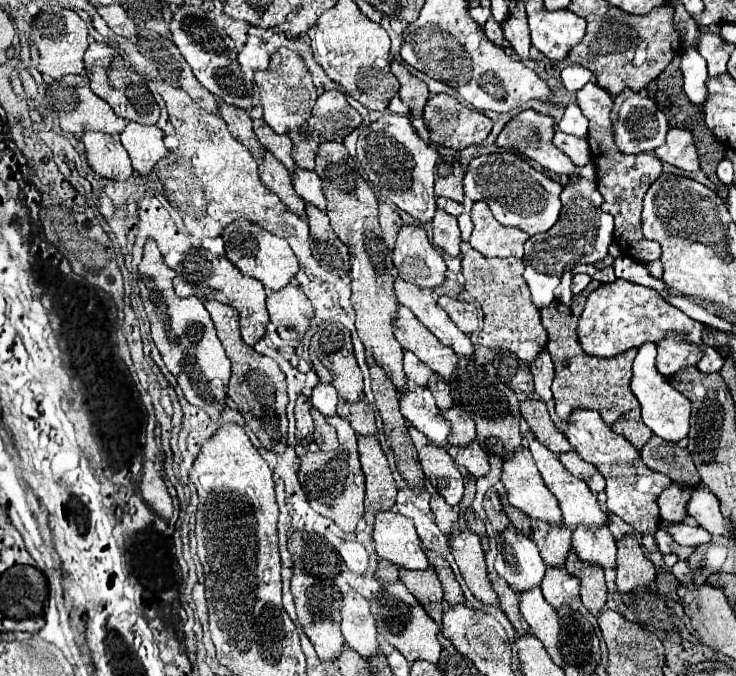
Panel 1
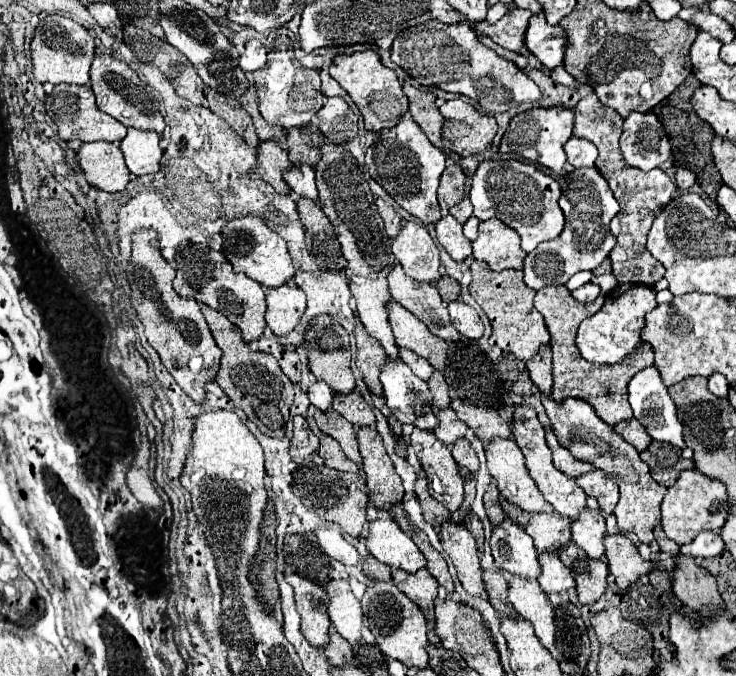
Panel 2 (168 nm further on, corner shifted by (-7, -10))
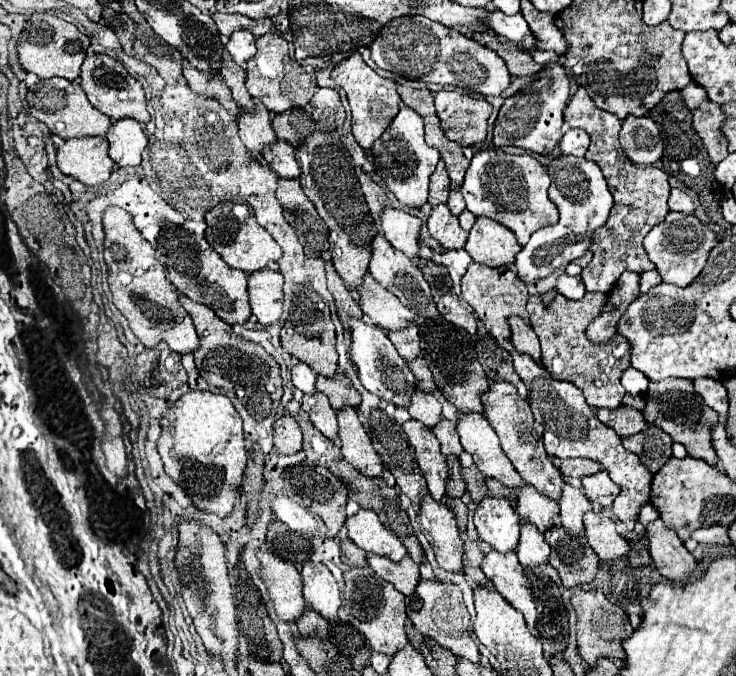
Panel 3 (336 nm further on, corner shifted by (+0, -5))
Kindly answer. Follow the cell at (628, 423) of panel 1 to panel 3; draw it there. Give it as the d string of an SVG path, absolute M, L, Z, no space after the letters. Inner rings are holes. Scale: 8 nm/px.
M618 406L616 410L608 410L608 408L598 408L596 416L608 424L610 428L614 428L614 432L624 438L624 436L632 436L638 434L644 426L646 420L642 416L642 412L630 408L630 406Z

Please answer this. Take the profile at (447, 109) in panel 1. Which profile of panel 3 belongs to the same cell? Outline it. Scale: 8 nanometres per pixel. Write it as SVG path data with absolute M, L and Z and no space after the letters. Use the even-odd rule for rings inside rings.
M458 90L436 94L436 114L446 138L460 146L474 146L486 138L486 122L492 106L484 98L474 98Z

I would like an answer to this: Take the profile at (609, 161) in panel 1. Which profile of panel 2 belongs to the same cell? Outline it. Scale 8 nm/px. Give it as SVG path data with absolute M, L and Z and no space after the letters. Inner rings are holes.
M593 91L577 103L573 135L589 139L591 143L597 145L599 157L595 161L595 167L605 177L615 199L621 205L621 211L611 219L611 231L617 237L617 245L609 253L609 259L613 261L613 275L619 283L641 283L651 287L665 275L665 267L647 251L645 247L647 233L653 219L657 217L657 211L661 211L661 207L665 207L665 203L673 199L677 187L675 181L667 177L661 169L651 169L649 173L645 173L641 169L629 167L619 151L621 131L623 131L623 117L617 111L601 105L601 101Z

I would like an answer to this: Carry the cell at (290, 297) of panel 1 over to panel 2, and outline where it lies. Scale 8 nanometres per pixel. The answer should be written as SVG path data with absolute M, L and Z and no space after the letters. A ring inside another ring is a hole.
M281 285L267 289L267 325L279 337L289 335L305 311L305 293L297 285Z

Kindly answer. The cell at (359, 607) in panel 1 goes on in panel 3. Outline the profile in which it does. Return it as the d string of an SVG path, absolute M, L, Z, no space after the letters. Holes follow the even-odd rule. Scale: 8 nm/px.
M304 562L300 568L304 600L326 620L338 620L342 592L324 564Z

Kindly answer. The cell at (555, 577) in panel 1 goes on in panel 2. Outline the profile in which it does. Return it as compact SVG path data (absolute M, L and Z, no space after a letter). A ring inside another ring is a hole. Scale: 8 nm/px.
M541 553L539 559L541 559L543 573L541 573L541 579L537 579L537 581L547 595L565 593L565 591L575 589L575 579L573 579L571 571L561 563L561 559L557 555Z

